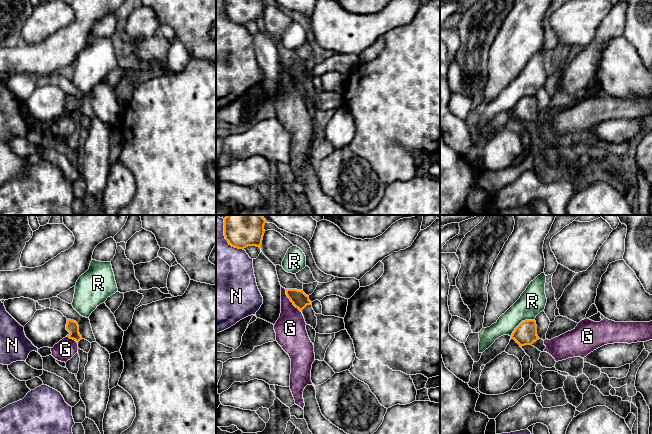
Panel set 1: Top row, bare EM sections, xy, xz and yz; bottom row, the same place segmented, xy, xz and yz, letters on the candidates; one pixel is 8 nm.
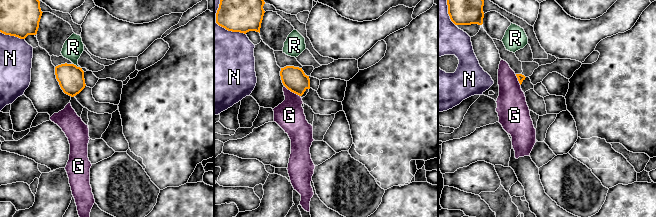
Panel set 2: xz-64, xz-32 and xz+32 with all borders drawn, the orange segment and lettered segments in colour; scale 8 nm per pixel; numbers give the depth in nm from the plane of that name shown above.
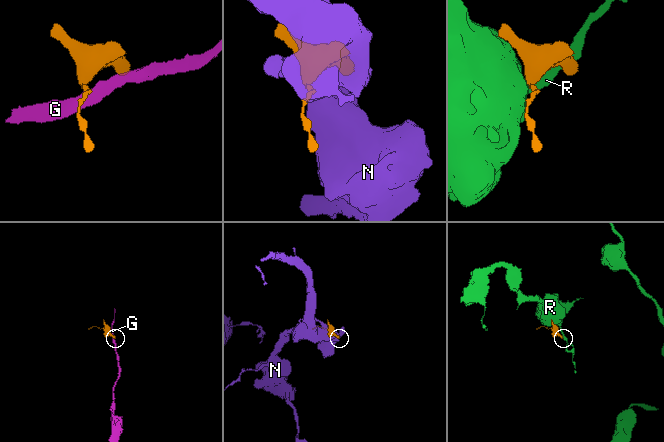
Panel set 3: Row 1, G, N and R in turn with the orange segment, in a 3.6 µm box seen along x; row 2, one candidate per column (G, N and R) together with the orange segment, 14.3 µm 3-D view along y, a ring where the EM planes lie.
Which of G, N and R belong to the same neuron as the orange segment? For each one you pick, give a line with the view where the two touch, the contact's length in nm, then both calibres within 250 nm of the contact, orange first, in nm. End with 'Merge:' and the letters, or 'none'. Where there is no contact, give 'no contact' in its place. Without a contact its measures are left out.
Merge: none

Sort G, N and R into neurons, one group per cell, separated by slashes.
G / N / R

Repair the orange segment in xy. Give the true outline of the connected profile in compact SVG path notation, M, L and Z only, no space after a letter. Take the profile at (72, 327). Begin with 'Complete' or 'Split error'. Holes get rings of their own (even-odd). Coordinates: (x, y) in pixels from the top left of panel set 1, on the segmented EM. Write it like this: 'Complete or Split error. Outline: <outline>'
Split error. Outline: M67 319L66 330L70 333L67 335L70 339L75 340L78 343L78 348L86 353L89 353L91 349L91 343L82 338L79 333L79 325L76 321Z

